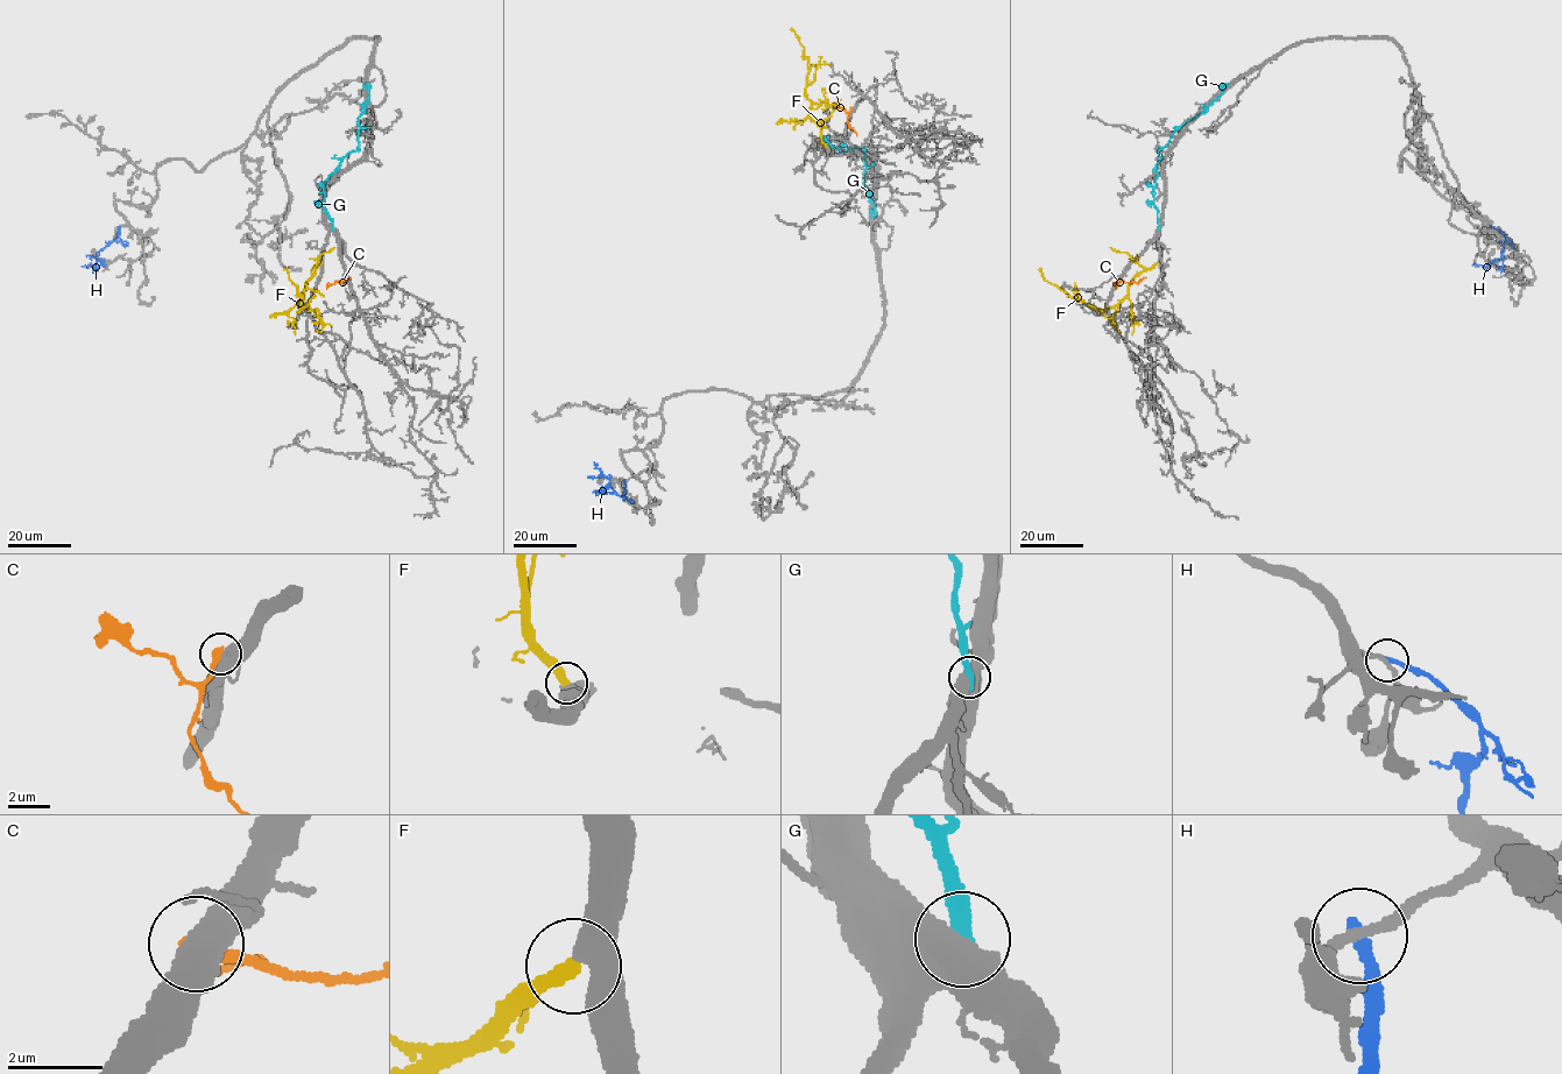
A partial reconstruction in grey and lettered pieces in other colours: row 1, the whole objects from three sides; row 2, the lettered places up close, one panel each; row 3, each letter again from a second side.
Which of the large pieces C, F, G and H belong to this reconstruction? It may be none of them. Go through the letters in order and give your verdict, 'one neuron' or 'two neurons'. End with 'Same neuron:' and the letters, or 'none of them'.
C: two neurons
F: one neuron
G: two neurons
H: two neurons
Same neuron: F

